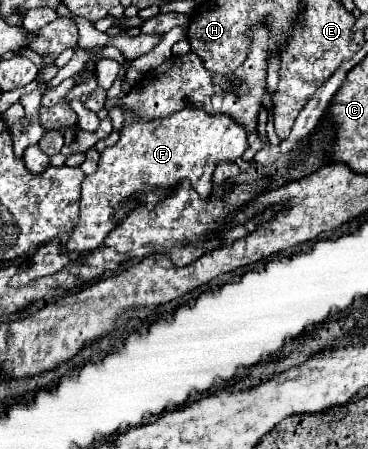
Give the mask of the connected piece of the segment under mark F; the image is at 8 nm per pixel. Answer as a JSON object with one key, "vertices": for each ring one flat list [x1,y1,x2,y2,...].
{"vertices":[[194,108,180,110,180,112,176,112,168,118,160,118,160,120,136,120,136,116,128,114,124,120,124,126,120,130,120,140,100,154,98,170,94,174,86,176,82,182,80,220,74,226,72,234,66,242,66,250,68,252,96,250,104,242,104,238,110,234,110,230,114,230,118,226,118,222,122,222,122,218,126,218,138,206,146,206,148,210,154,210,156,204,168,200,176,192,176,186,184,178,190,180,192,188,202,198,210,198,212,188,214,188,214,184,212,184,214,168,222,162,234,162,236,158,240,158,244,154,246,148,248,148,246,130,240,124,236,124,232,118,222,116,222,114,210,116,210,114,206,114,202,110,194,110]]}

